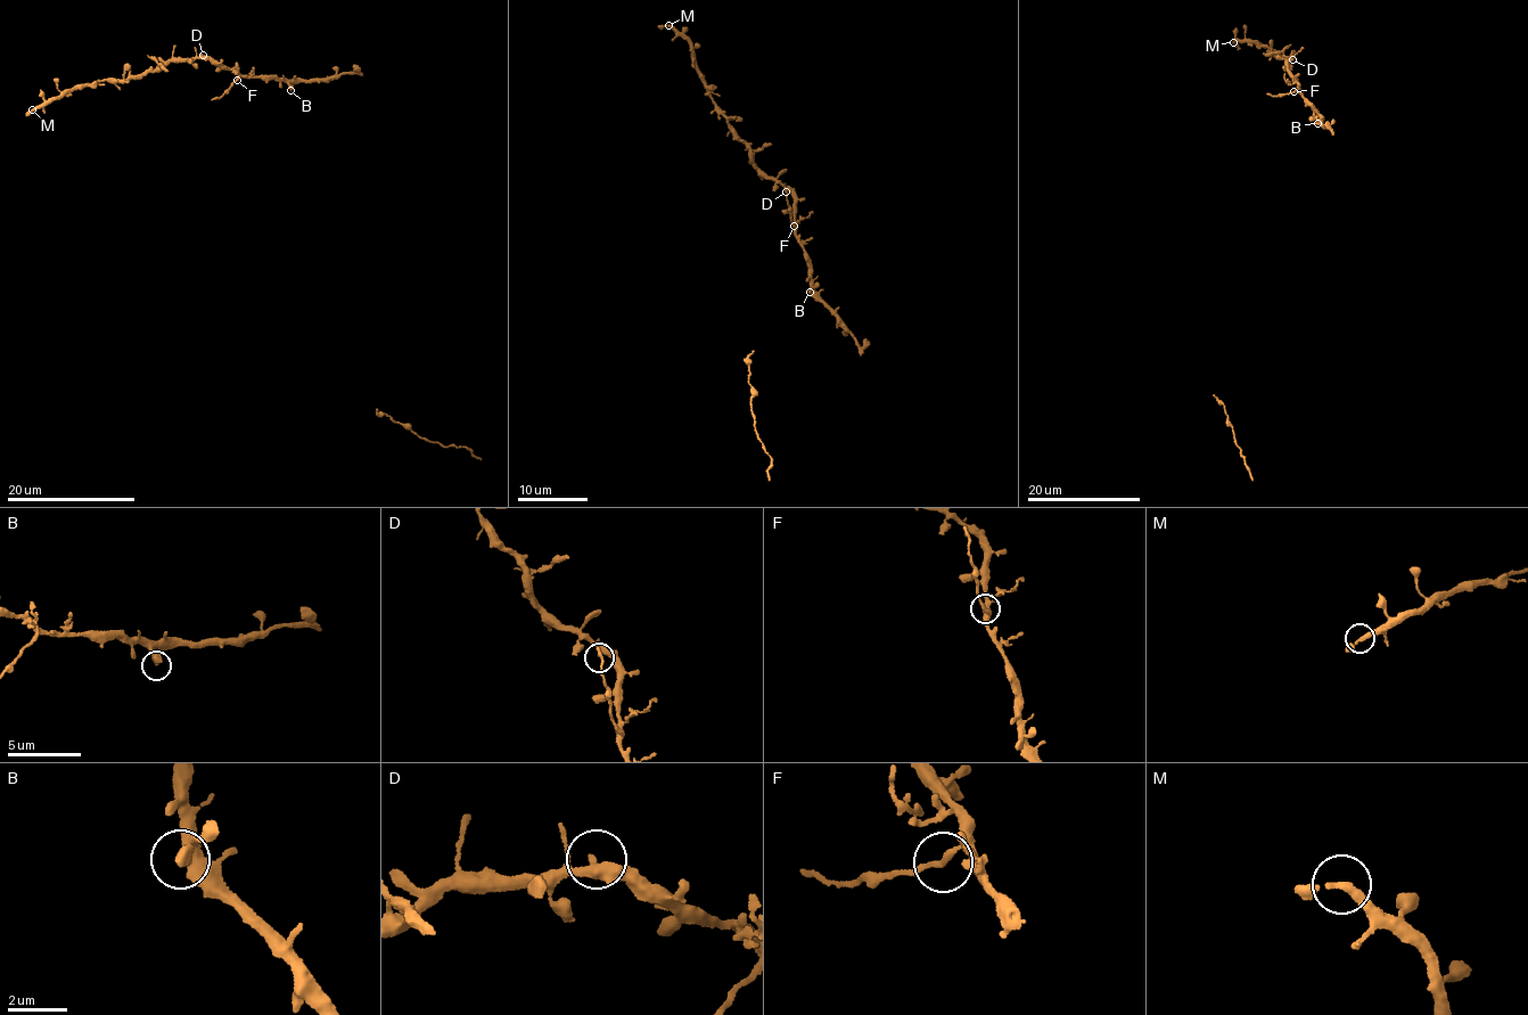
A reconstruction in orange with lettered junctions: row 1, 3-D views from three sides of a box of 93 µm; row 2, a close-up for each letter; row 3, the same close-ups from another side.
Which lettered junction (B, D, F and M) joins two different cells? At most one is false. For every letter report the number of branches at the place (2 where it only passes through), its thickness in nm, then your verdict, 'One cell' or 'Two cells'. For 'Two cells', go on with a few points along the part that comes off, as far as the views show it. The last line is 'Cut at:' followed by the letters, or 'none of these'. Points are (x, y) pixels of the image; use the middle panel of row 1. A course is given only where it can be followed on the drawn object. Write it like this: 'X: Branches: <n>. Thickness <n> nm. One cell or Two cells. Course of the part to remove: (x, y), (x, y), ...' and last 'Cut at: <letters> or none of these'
B: Branches: 2. Thickness 280 nm. One cell
D: Branches: 2. Thickness 240 nm. One cell
F: Branches: 2. Thickness 190 nm. Two cells. Course of the part to remove: (794, 227), (783, 188)
M: Branches: 2. Thickness 240 nm. One cell
Cut at: F

